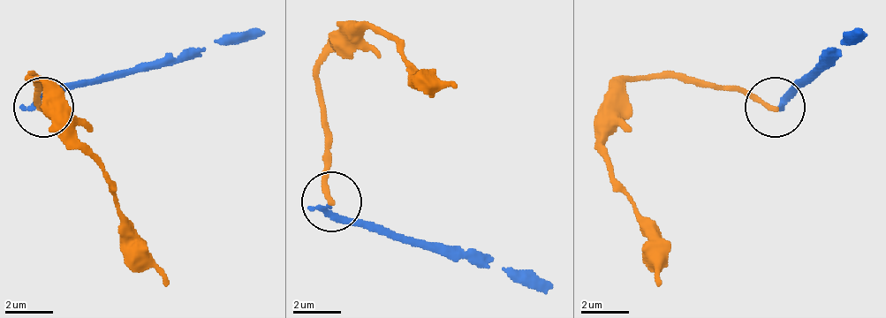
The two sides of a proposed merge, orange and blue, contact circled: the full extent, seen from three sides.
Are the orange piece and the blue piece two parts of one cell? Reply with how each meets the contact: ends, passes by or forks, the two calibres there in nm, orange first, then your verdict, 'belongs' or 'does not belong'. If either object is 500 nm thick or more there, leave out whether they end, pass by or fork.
orange ends; blue ends; calibres 240 and 260 nm; does not belong

